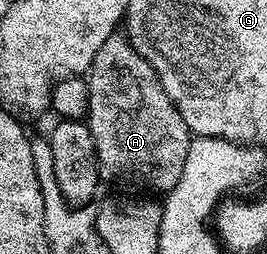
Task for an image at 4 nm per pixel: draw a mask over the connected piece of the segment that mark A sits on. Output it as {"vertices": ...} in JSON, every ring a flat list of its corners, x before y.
{"vertices":[[118,31,109,36,107,43,103,43,103,47,99,47,99,51,95,51,95,59,89,68,87,80,89,82,89,115,87,124,91,131,91,139,95,143,97,170,101,173,102,182,104,182,106,186,108,184,114,185,114,187,117,188,114,190,128,191,133,195,168,194,169,190,175,187,175,183,179,183,179,175,183,175,183,163,187,163,187,151,189,150,191,134,187,123,183,123,179,111,173,106,173,100,169,98,165,88,161,86,159,75,151,67,151,63,147,63,147,59,143,59,143,55,139,55,139,51,135,51,135,47,129,42,128,36,126,36,124,32]]}

